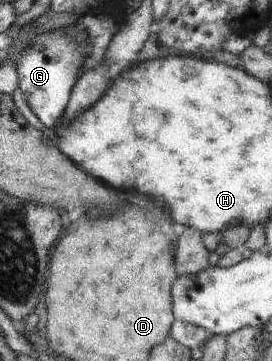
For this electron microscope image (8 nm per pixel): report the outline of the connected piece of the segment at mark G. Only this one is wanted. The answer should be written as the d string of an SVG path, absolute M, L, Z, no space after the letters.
M76 22L64 28L65 31L59 31L55 35L40 34L39 39L25 49L16 65L18 87L25 95L31 111L45 127L52 129L55 129L62 119L73 87L81 77L79 73L83 71L82 68L92 51L89 32L83 24Z

